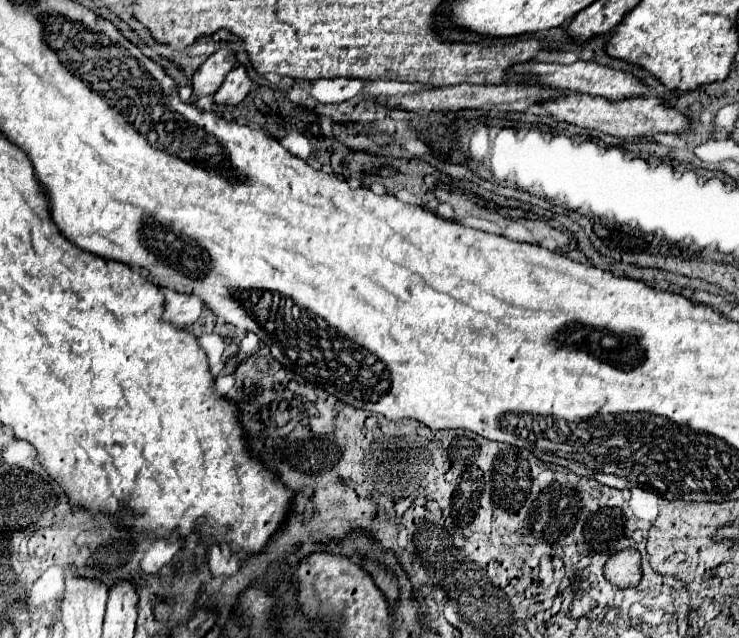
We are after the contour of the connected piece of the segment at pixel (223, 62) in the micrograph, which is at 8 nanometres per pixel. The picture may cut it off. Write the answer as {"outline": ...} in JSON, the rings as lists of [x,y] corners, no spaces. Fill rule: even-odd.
{"outline":[[[223,46],[219,52],[209,56],[205,64],[193,74],[193,96],[191,104],[195,104],[199,98],[215,94],[215,90],[223,84],[227,72],[235,66],[235,56],[229,50],[229,46]]]}

